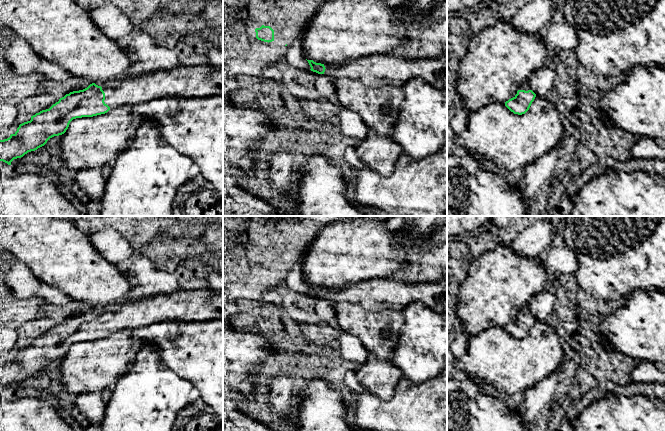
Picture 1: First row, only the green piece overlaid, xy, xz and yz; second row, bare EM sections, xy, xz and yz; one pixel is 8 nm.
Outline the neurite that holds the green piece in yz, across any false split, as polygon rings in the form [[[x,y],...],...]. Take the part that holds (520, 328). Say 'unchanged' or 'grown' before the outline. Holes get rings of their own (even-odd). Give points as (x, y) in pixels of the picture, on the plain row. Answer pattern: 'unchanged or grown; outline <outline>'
grown; outline [[[526,305],[520,309],[517,318],[505,326],[505,330],[514,338],[525,338],[532,326],[534,325],[536,318],[531,314],[529,307]]]

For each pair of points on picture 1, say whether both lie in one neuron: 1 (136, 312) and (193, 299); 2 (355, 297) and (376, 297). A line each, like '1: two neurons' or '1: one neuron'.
1: one neuron
2: one neuron

